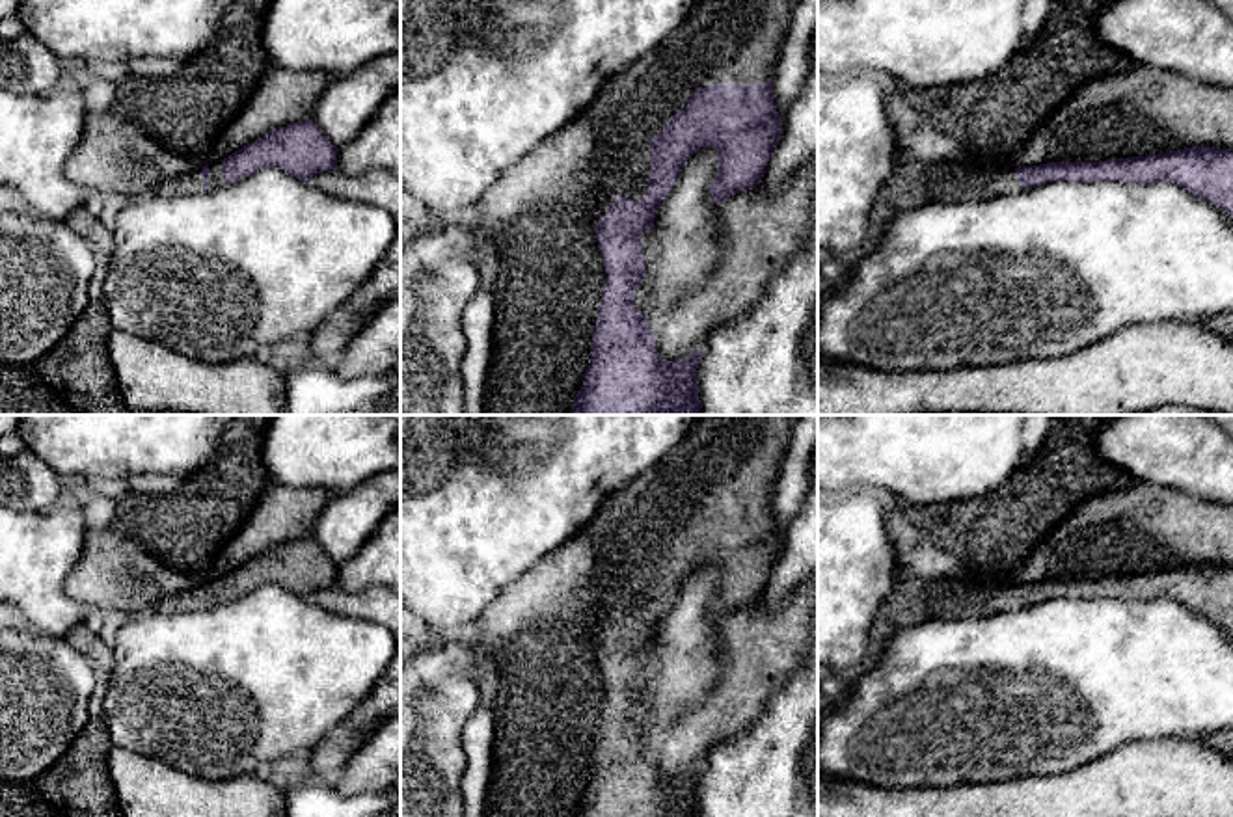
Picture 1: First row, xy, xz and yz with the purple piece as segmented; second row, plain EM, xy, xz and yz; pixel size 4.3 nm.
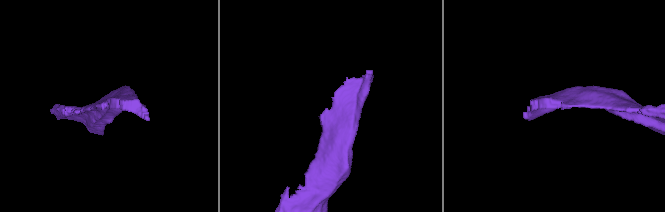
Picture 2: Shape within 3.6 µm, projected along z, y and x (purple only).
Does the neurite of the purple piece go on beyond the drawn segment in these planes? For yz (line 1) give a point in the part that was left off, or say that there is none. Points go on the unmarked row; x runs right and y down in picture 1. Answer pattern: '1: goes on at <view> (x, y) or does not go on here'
1: goes on at yz (913, 600)

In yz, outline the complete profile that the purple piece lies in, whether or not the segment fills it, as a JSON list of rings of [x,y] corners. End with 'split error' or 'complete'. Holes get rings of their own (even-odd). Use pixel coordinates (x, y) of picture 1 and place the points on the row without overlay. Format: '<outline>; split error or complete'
[[[1207,562],[1104,579],[995,581],[978,575],[924,579],[898,573],[879,607],[860,670],[874,668],[892,636],[931,618],[982,618],[1052,597],[1129,601],[1172,599],[1213,620],[1233,635],[1233,568]]]; split error

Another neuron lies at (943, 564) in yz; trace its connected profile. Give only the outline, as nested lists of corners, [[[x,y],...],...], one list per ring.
[[[896,502],[885,506],[887,532],[896,553],[898,571],[924,579],[952,579],[969,575],[969,568],[952,553],[911,525]]]

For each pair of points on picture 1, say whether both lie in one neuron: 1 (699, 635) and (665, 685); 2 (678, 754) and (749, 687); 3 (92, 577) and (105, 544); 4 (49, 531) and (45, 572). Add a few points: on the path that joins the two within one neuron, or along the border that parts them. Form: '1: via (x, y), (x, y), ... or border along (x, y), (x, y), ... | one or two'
1: via (686, 648), (678, 672) | one
2: via (695, 737), (732, 704) | one
3: via (99, 570), (105, 564), (105, 551) | one
4: via (49, 540), (45, 562) | one

